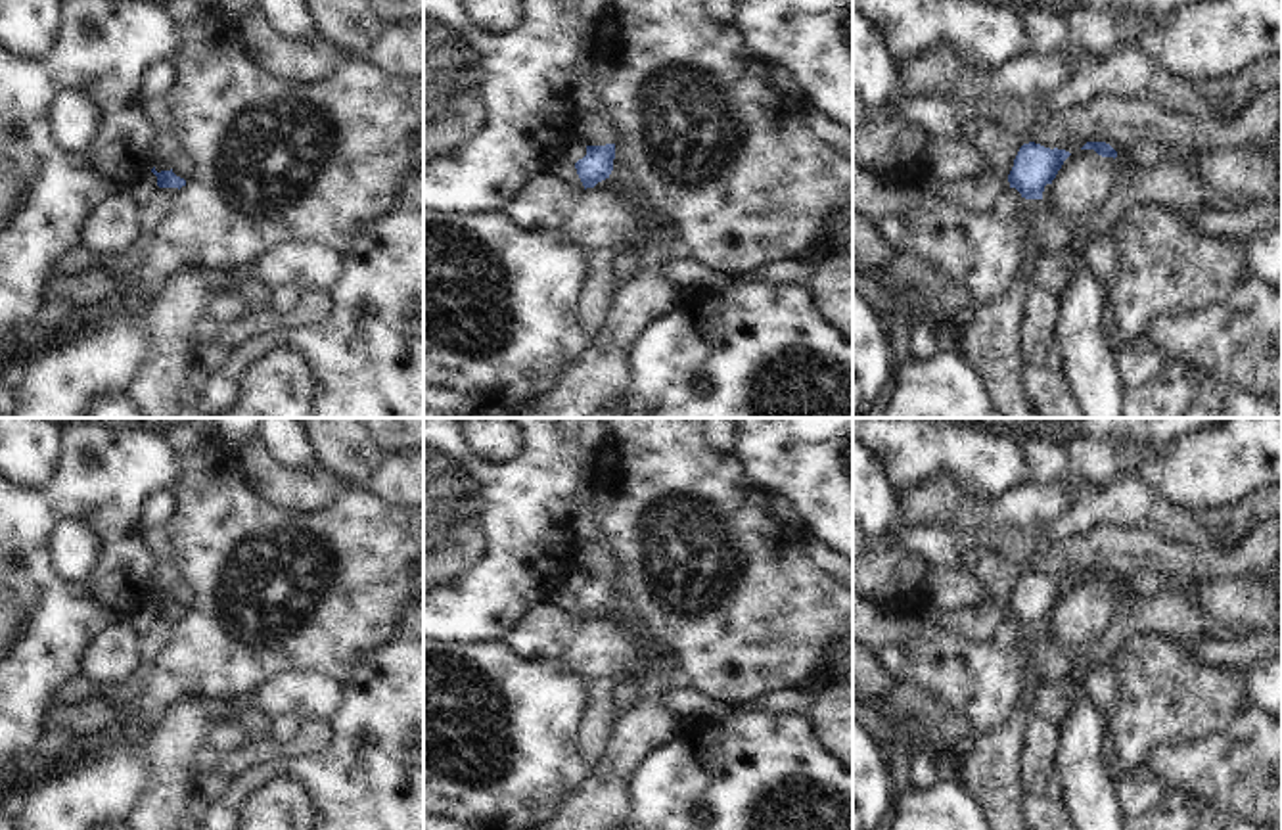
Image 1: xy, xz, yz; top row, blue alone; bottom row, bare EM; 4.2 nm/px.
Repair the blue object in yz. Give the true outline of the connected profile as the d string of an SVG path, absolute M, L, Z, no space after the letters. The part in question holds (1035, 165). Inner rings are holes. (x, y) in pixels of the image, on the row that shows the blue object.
M1029 142L1019 148L1006 178L987 167L975 178L954 184L939 180L931 186L899 184L893 176L874 176L853 165L853 211L878 222L903 217L939 197L954 197L968 209L987 211L1010 188L1016 188L1025 199L1042 199L1044 186L1052 184L1069 155L1065 150Z

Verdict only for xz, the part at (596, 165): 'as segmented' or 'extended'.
extended

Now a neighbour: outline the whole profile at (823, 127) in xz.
M797 88L784 92L782 98L801 109L801 117L814 138L826 142L853 163L853 136L845 127L818 111Z

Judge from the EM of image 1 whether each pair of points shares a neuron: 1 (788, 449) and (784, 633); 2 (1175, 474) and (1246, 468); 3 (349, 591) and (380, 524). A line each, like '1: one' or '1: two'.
1: two
2: one
3: one

